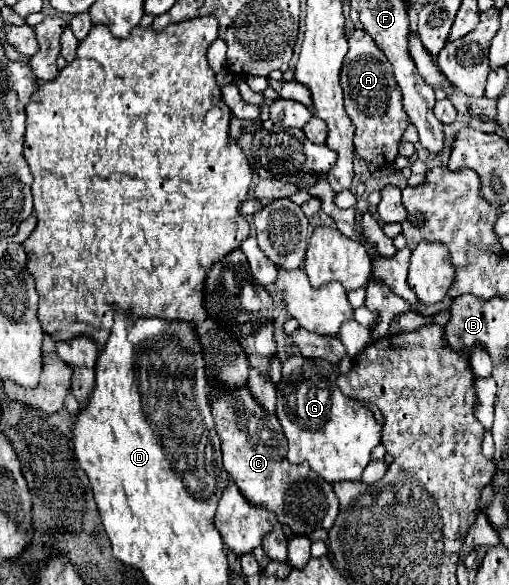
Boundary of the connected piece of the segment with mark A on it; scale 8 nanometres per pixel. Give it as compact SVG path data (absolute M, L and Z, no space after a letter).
M351 29L347 41L349 51L341 67L341 87L345 93L345 111L357 127L355 153L365 165L385 169L395 163L401 135L409 125L409 117L403 111L403 95L393 77L391 63L365 31Z

